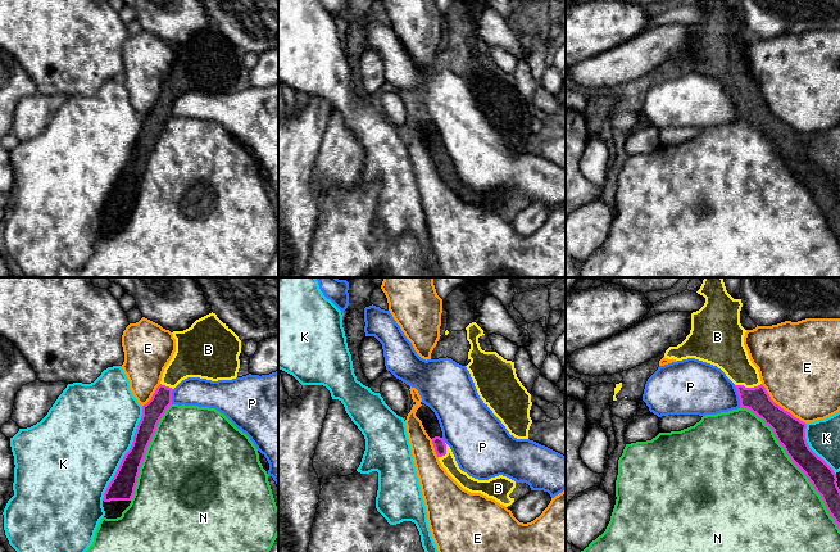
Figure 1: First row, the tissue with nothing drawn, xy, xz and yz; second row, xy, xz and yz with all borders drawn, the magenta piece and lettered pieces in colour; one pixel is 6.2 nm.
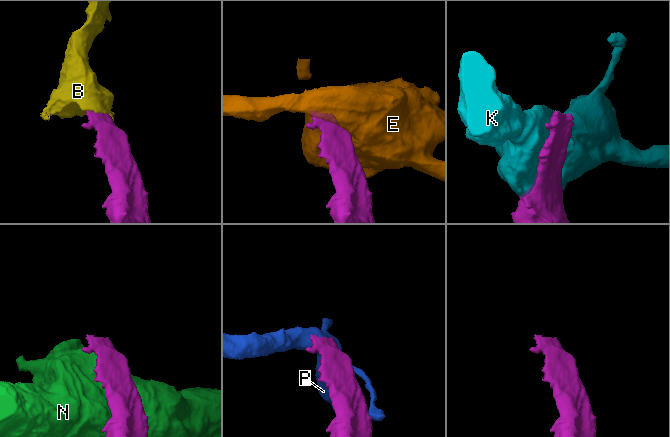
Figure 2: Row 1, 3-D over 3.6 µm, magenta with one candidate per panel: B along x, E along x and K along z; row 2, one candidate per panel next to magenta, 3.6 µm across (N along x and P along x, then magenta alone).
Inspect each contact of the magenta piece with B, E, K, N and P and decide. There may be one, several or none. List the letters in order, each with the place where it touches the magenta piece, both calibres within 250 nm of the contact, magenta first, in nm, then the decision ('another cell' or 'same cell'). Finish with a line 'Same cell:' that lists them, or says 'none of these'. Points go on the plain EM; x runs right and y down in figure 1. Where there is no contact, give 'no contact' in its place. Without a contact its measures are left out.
B: contact yz (748, 100); calibres 160 and 220 nm; same cell
E: contact yz (780, 120); calibres 190 and 480 nm; another cell
K: contact xy (126, 166); calibres 160 and 500 nm; another cell
N: contact yz (794, 175); calibres 190 and 500 nm; another cell
P: contact yz (739, 108); calibres 160 and 320 nm; another cell
Same cell: B

